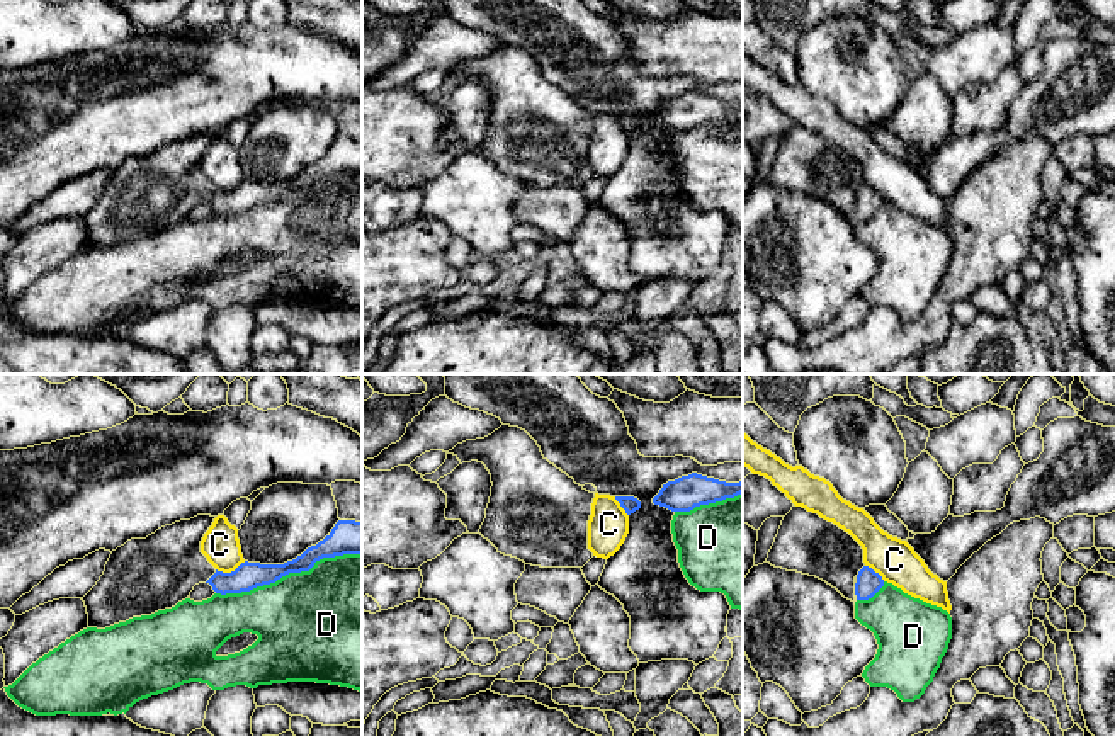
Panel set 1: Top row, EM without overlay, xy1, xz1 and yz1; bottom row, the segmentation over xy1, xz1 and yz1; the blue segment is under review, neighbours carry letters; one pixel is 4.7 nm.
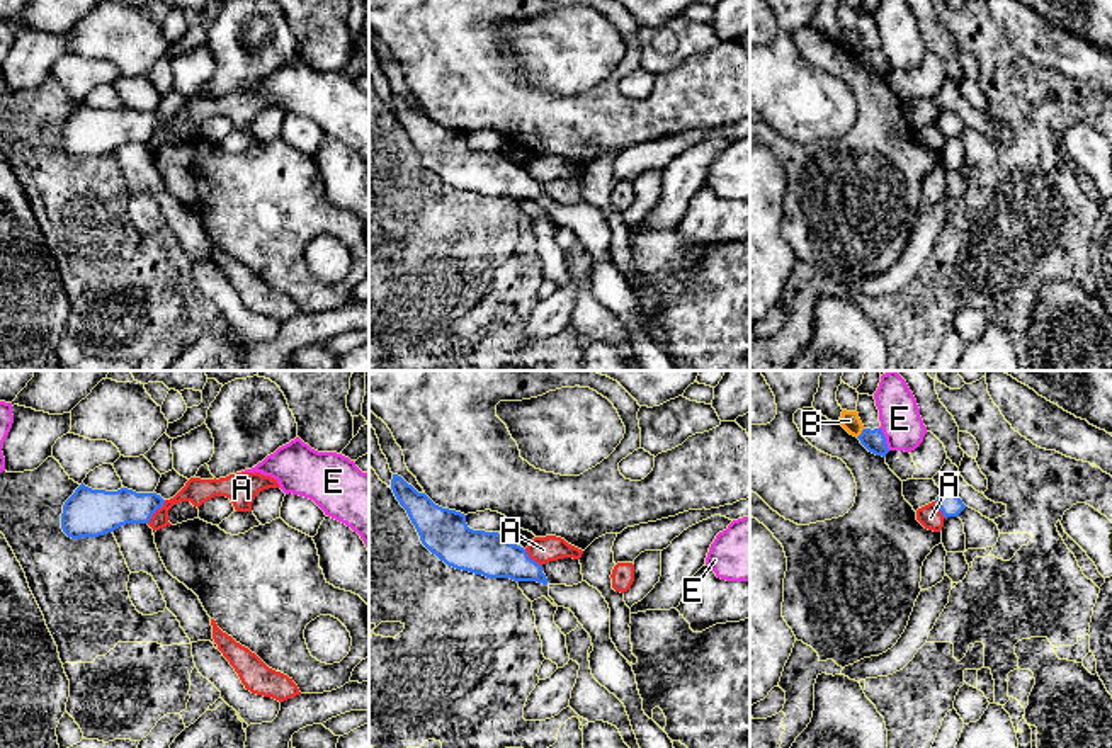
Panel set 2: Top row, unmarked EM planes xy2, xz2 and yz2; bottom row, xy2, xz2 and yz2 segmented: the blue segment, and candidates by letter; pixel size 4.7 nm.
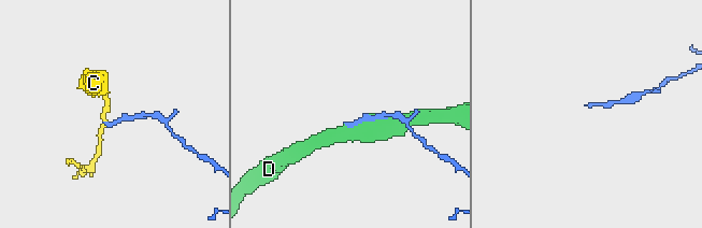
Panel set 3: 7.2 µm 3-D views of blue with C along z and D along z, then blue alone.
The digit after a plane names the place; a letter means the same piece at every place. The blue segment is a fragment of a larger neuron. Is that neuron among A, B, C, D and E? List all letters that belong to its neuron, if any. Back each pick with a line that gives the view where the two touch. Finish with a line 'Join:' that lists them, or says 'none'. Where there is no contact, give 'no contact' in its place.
Join: none

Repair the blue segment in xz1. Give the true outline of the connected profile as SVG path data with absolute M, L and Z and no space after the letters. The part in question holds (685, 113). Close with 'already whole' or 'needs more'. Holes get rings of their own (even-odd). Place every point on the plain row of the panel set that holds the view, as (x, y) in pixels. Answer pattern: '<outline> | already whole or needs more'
M697 92L663 104L653 117L654 124L671 131L690 131L695 126L734 117L743 112L743 100L726 102Z | already whole

